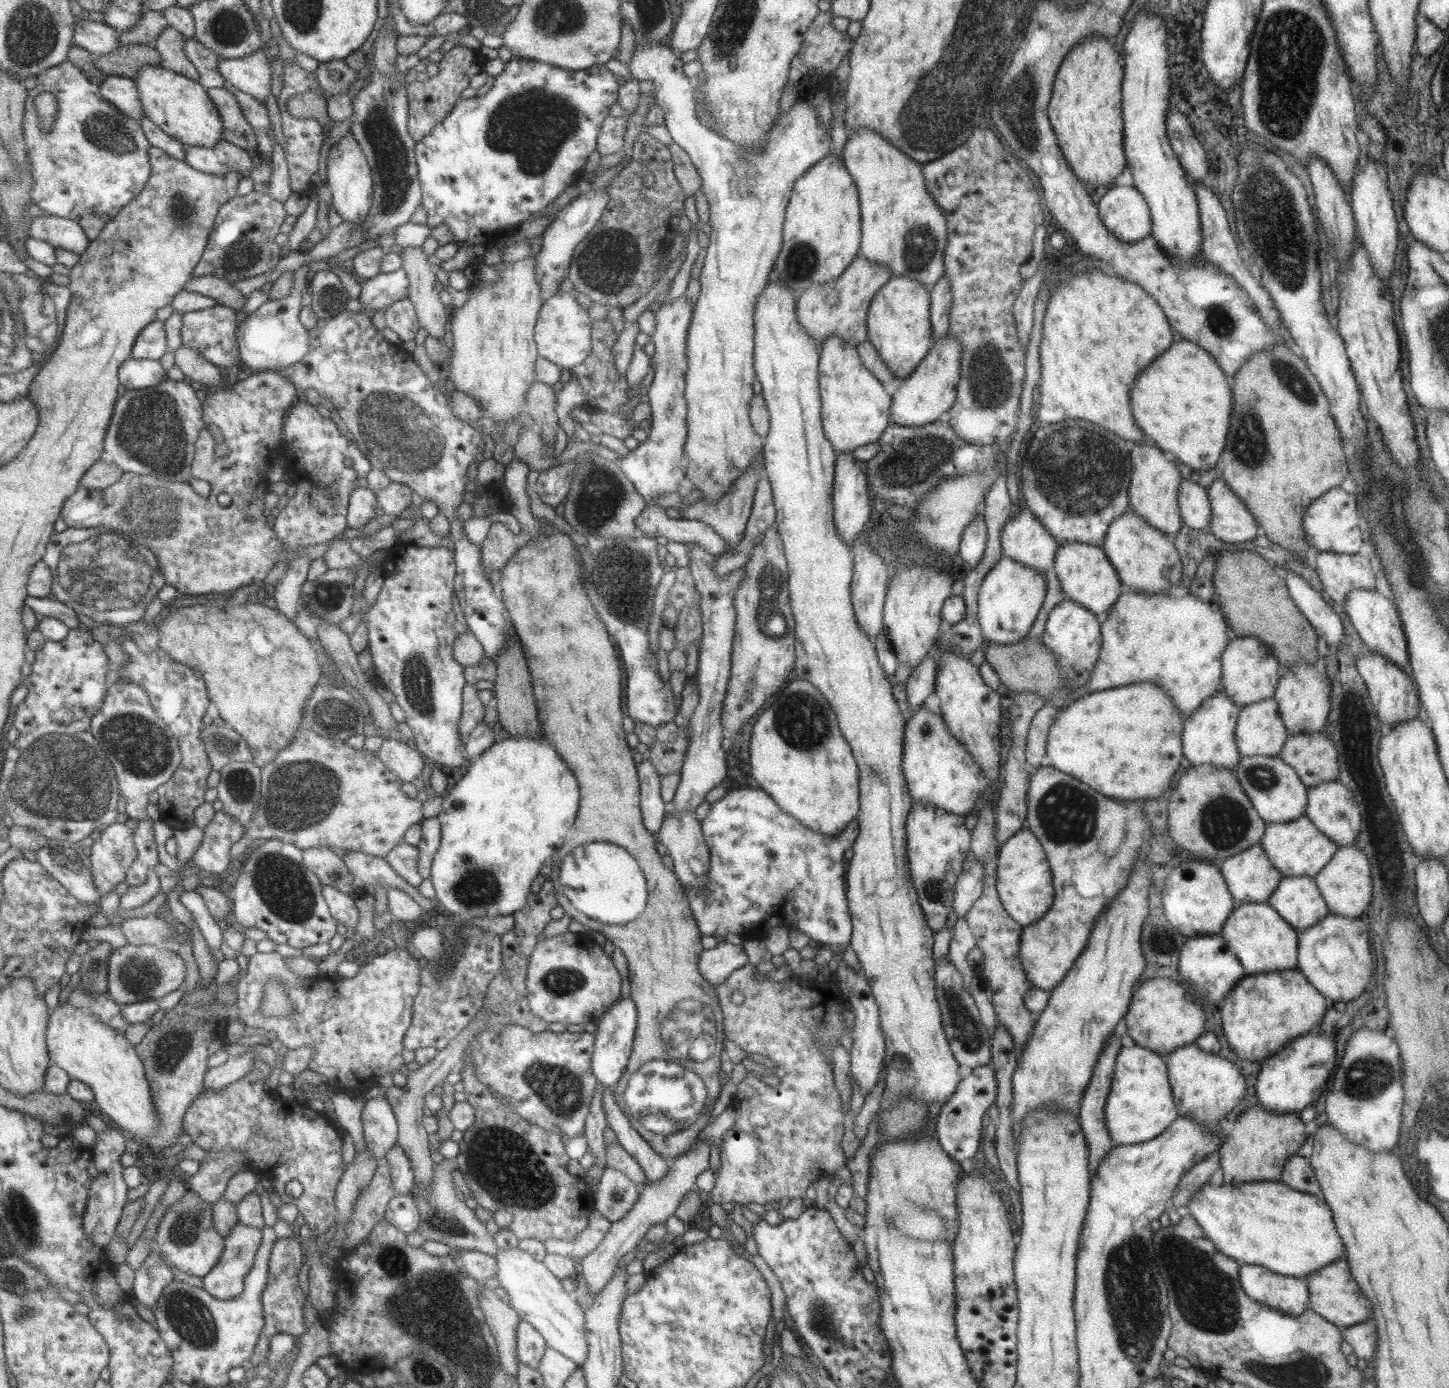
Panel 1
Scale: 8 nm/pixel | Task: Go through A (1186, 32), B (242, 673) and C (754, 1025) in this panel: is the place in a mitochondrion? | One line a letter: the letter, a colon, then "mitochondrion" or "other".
A: other
B: other
C: other

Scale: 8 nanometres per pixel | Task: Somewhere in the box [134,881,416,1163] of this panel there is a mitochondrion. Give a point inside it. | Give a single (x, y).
(170, 1051)

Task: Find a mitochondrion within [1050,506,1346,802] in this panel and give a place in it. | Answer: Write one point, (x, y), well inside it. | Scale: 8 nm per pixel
(1263, 777)

